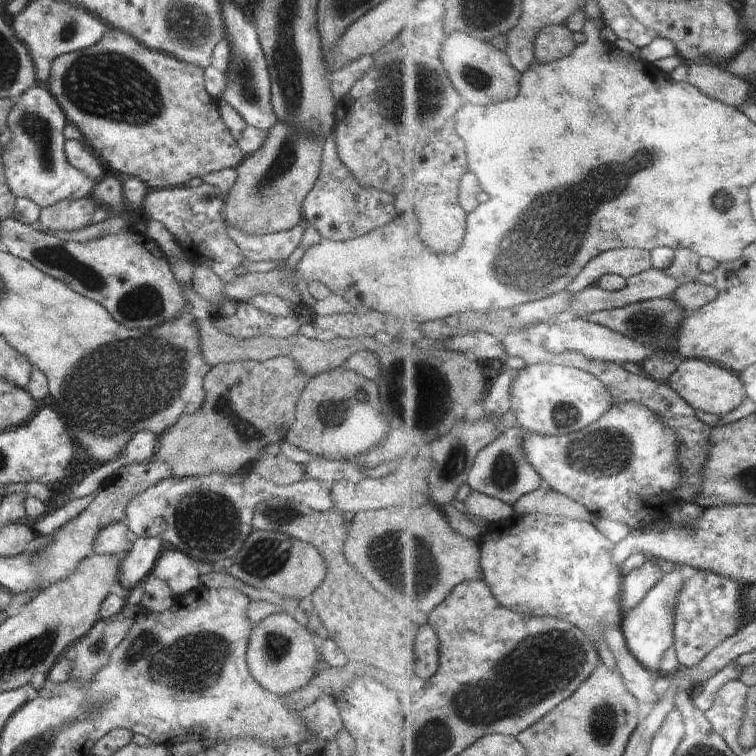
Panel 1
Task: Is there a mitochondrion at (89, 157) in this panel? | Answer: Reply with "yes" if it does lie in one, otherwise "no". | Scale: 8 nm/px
no

